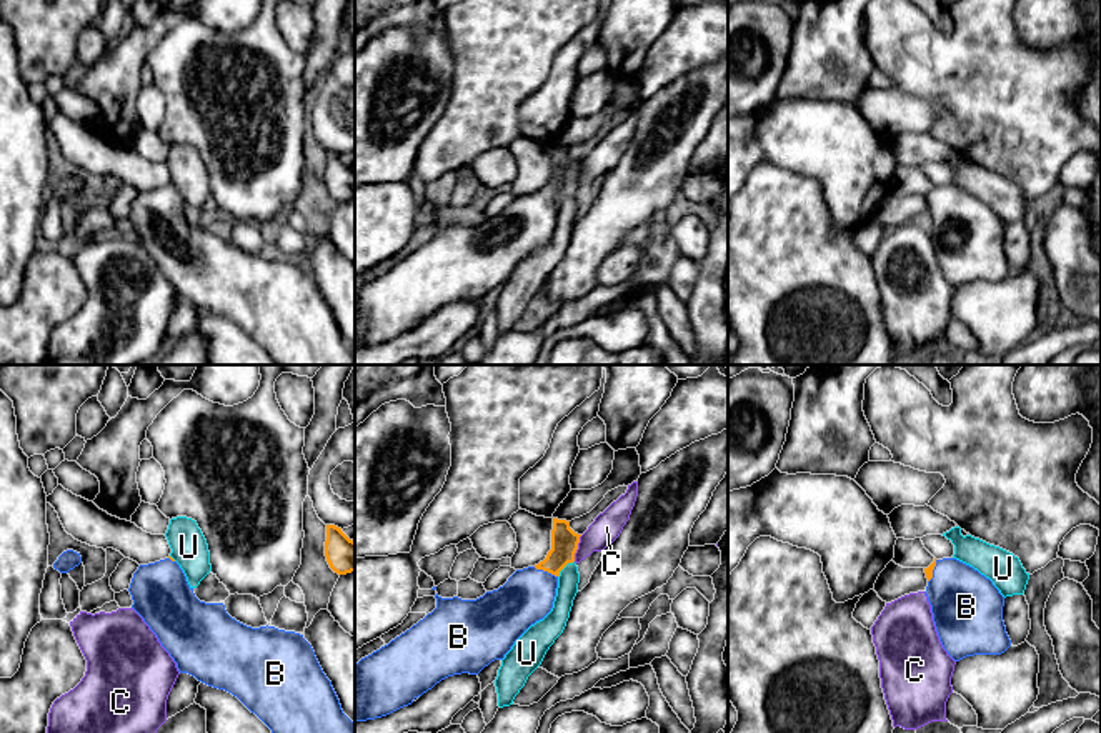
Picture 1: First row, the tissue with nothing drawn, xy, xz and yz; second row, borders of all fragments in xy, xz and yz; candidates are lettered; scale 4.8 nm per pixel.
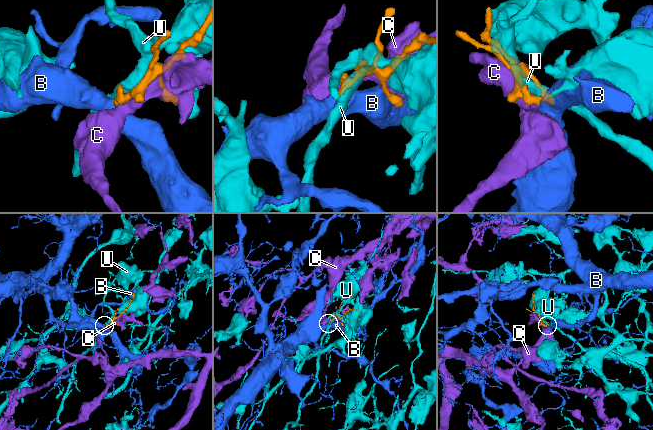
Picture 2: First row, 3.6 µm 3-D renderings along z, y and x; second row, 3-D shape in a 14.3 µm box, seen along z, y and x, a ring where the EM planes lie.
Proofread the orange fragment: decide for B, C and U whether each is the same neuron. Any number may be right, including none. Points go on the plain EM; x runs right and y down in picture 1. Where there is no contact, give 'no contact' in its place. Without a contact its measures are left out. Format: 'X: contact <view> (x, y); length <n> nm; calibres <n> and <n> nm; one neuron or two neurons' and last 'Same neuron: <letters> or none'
B: contact xz (545, 197); length 130 nm; calibres 130 and 240 nm; one neuron
C: contact xz (577, 175); length 130 nm; calibres 130 and 140 nm; two neurons
U: contact xz (563, 194); length 120 nm; calibres 130 and 100 nm; two neurons
Same neuron: B

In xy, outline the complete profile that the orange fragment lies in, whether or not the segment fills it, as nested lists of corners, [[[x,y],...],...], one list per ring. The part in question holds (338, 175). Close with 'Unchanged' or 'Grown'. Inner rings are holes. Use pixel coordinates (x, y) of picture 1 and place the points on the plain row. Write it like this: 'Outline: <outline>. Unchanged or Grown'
Outline: [[[326,152],[325,183],[335,200],[355,198],[355,168],[335,152]]]. Unchanged

